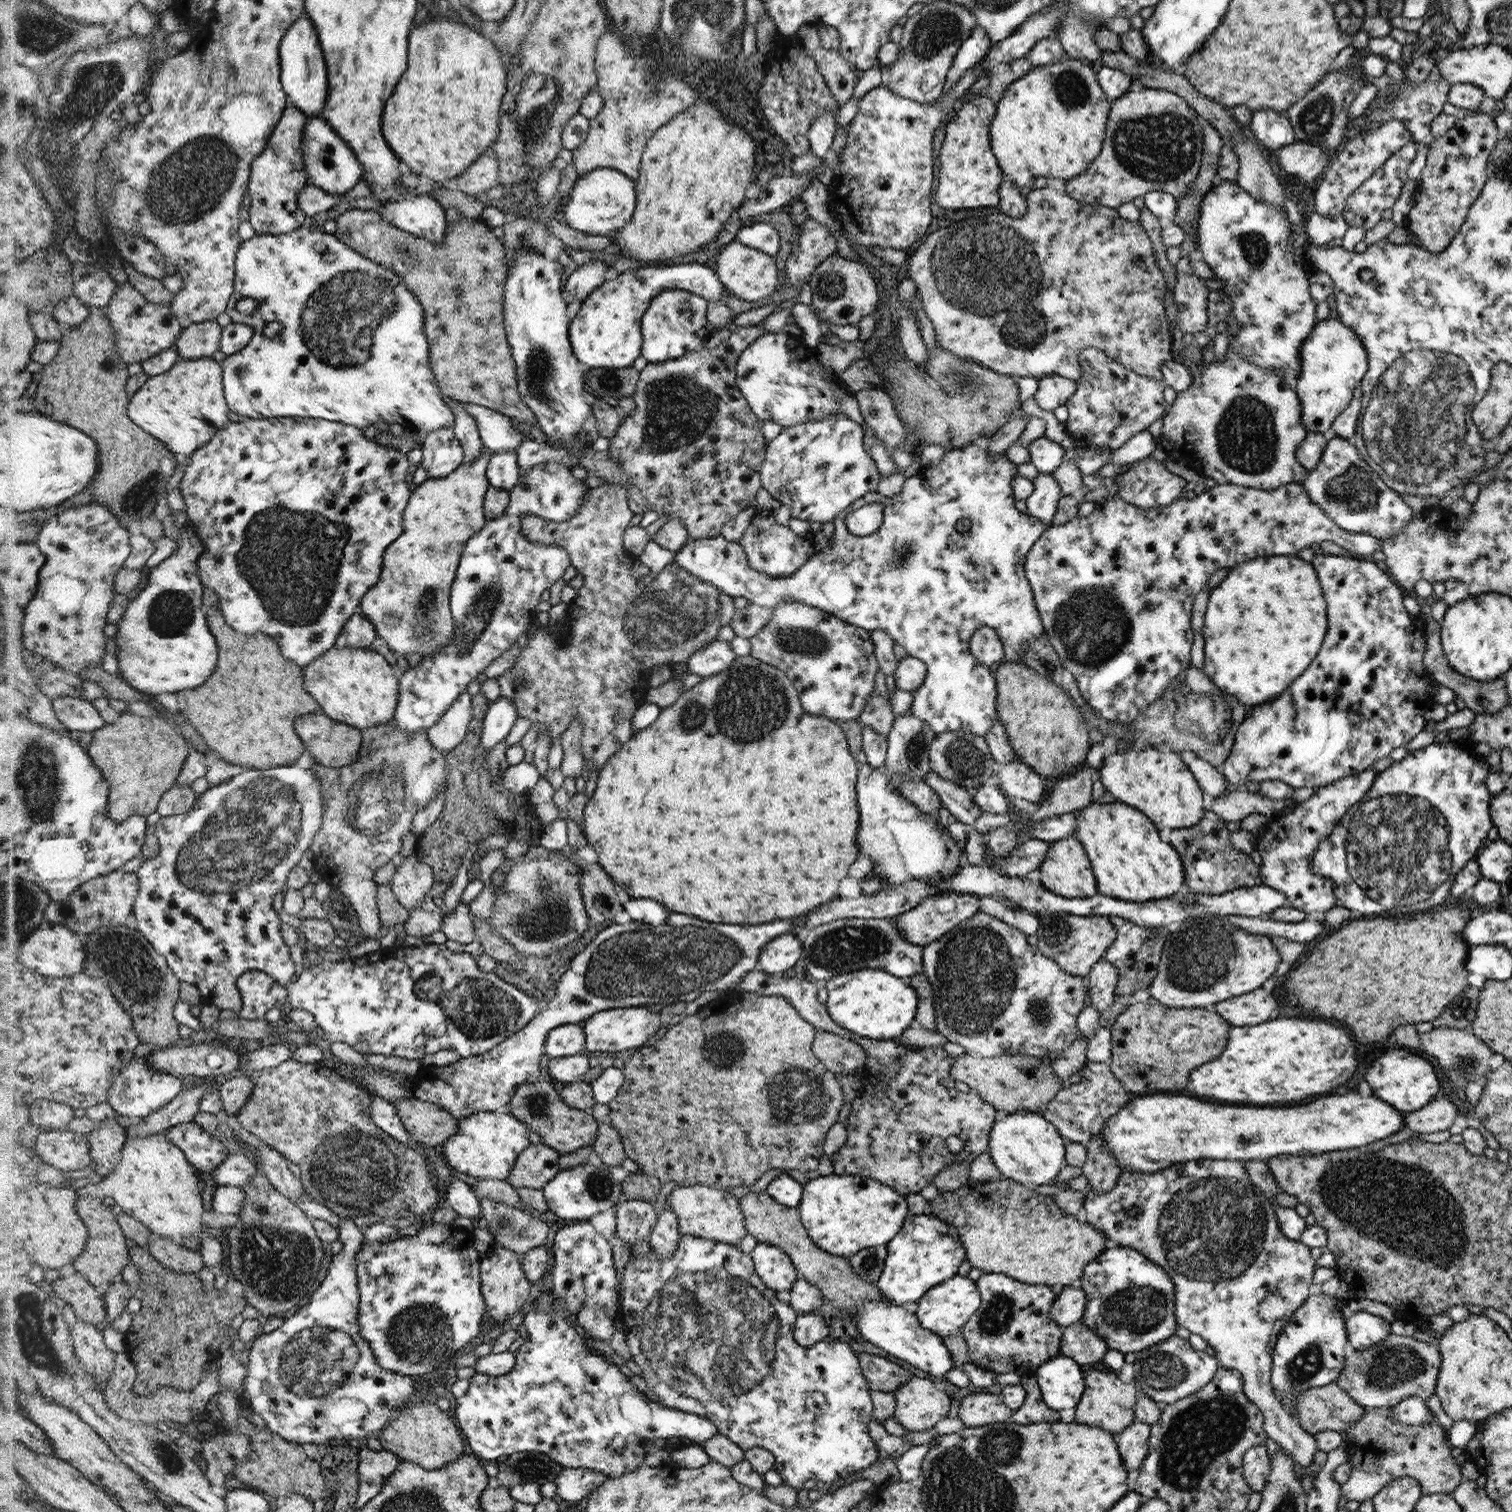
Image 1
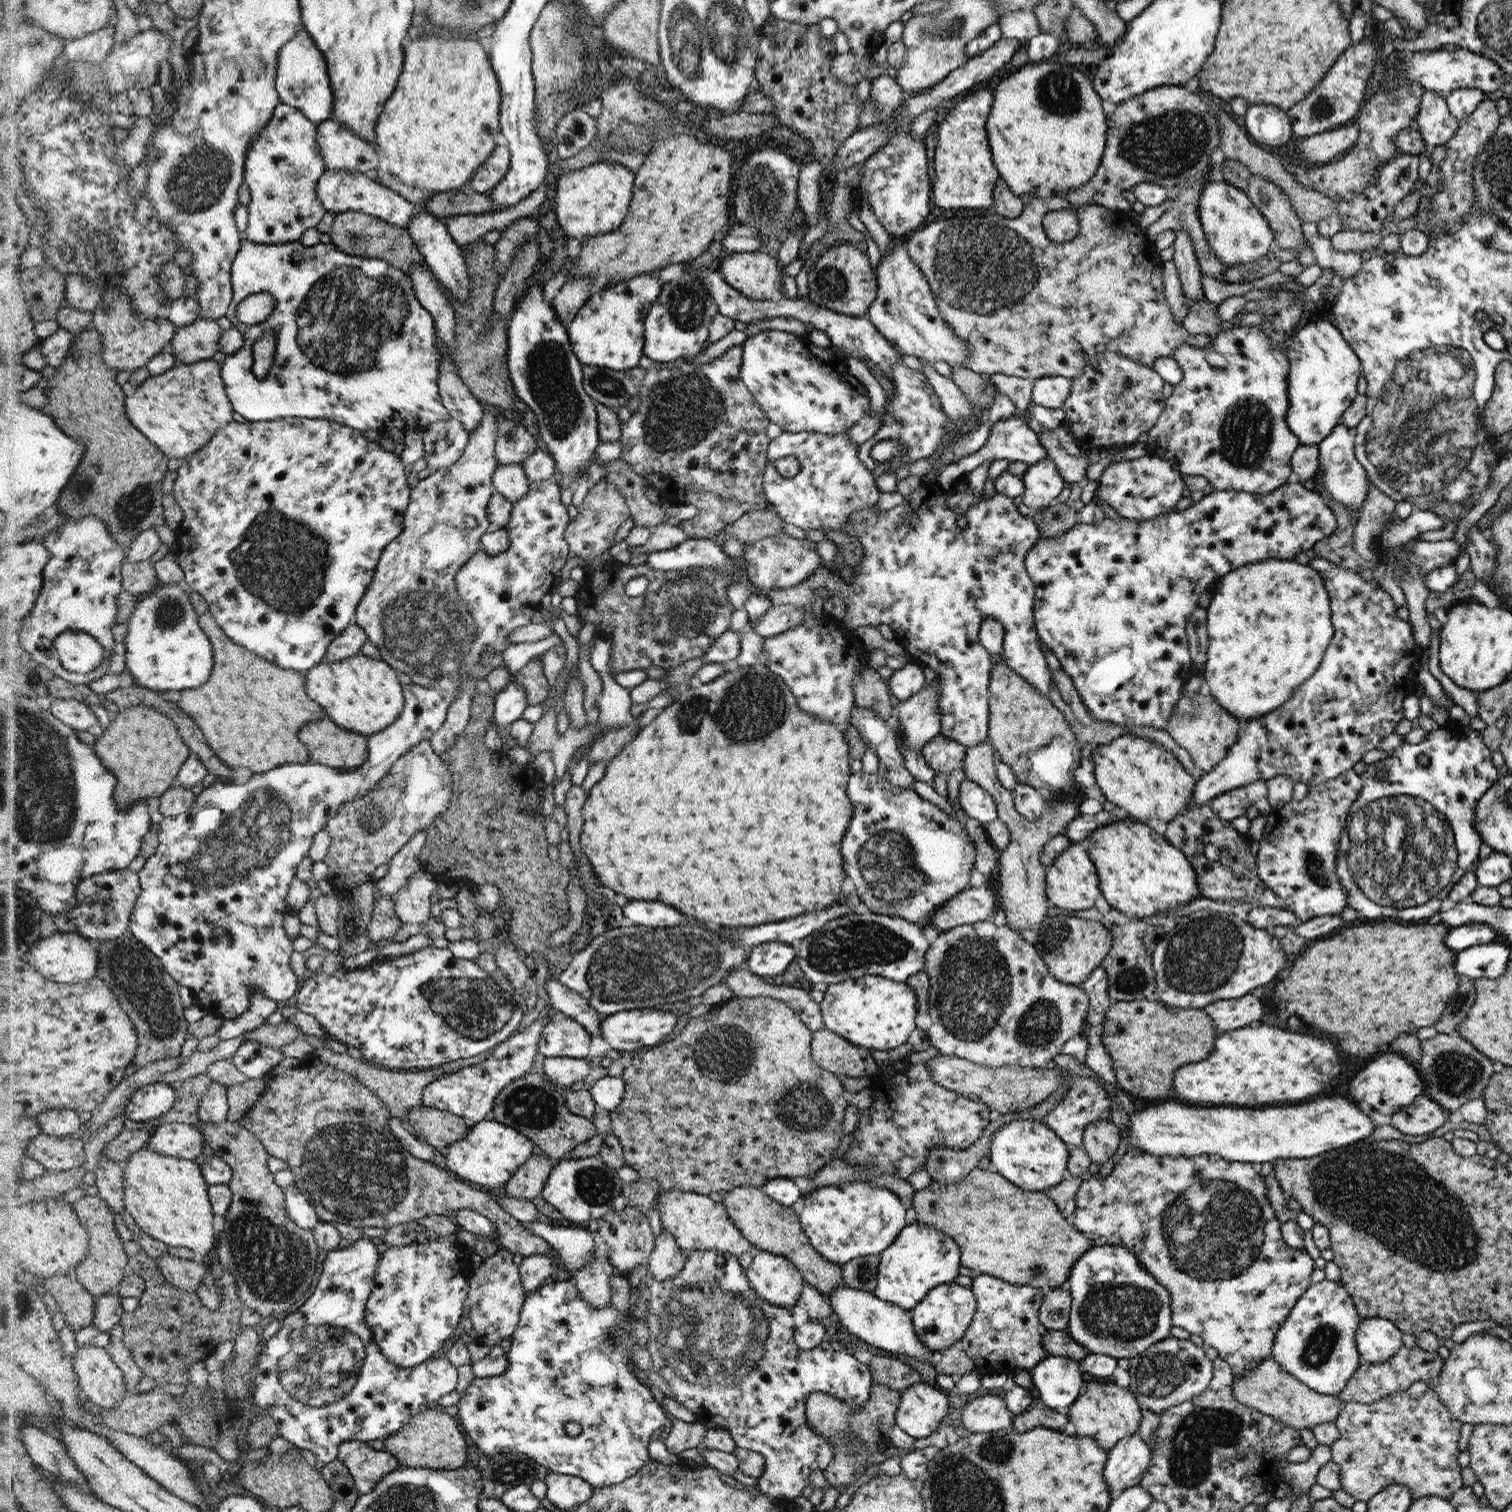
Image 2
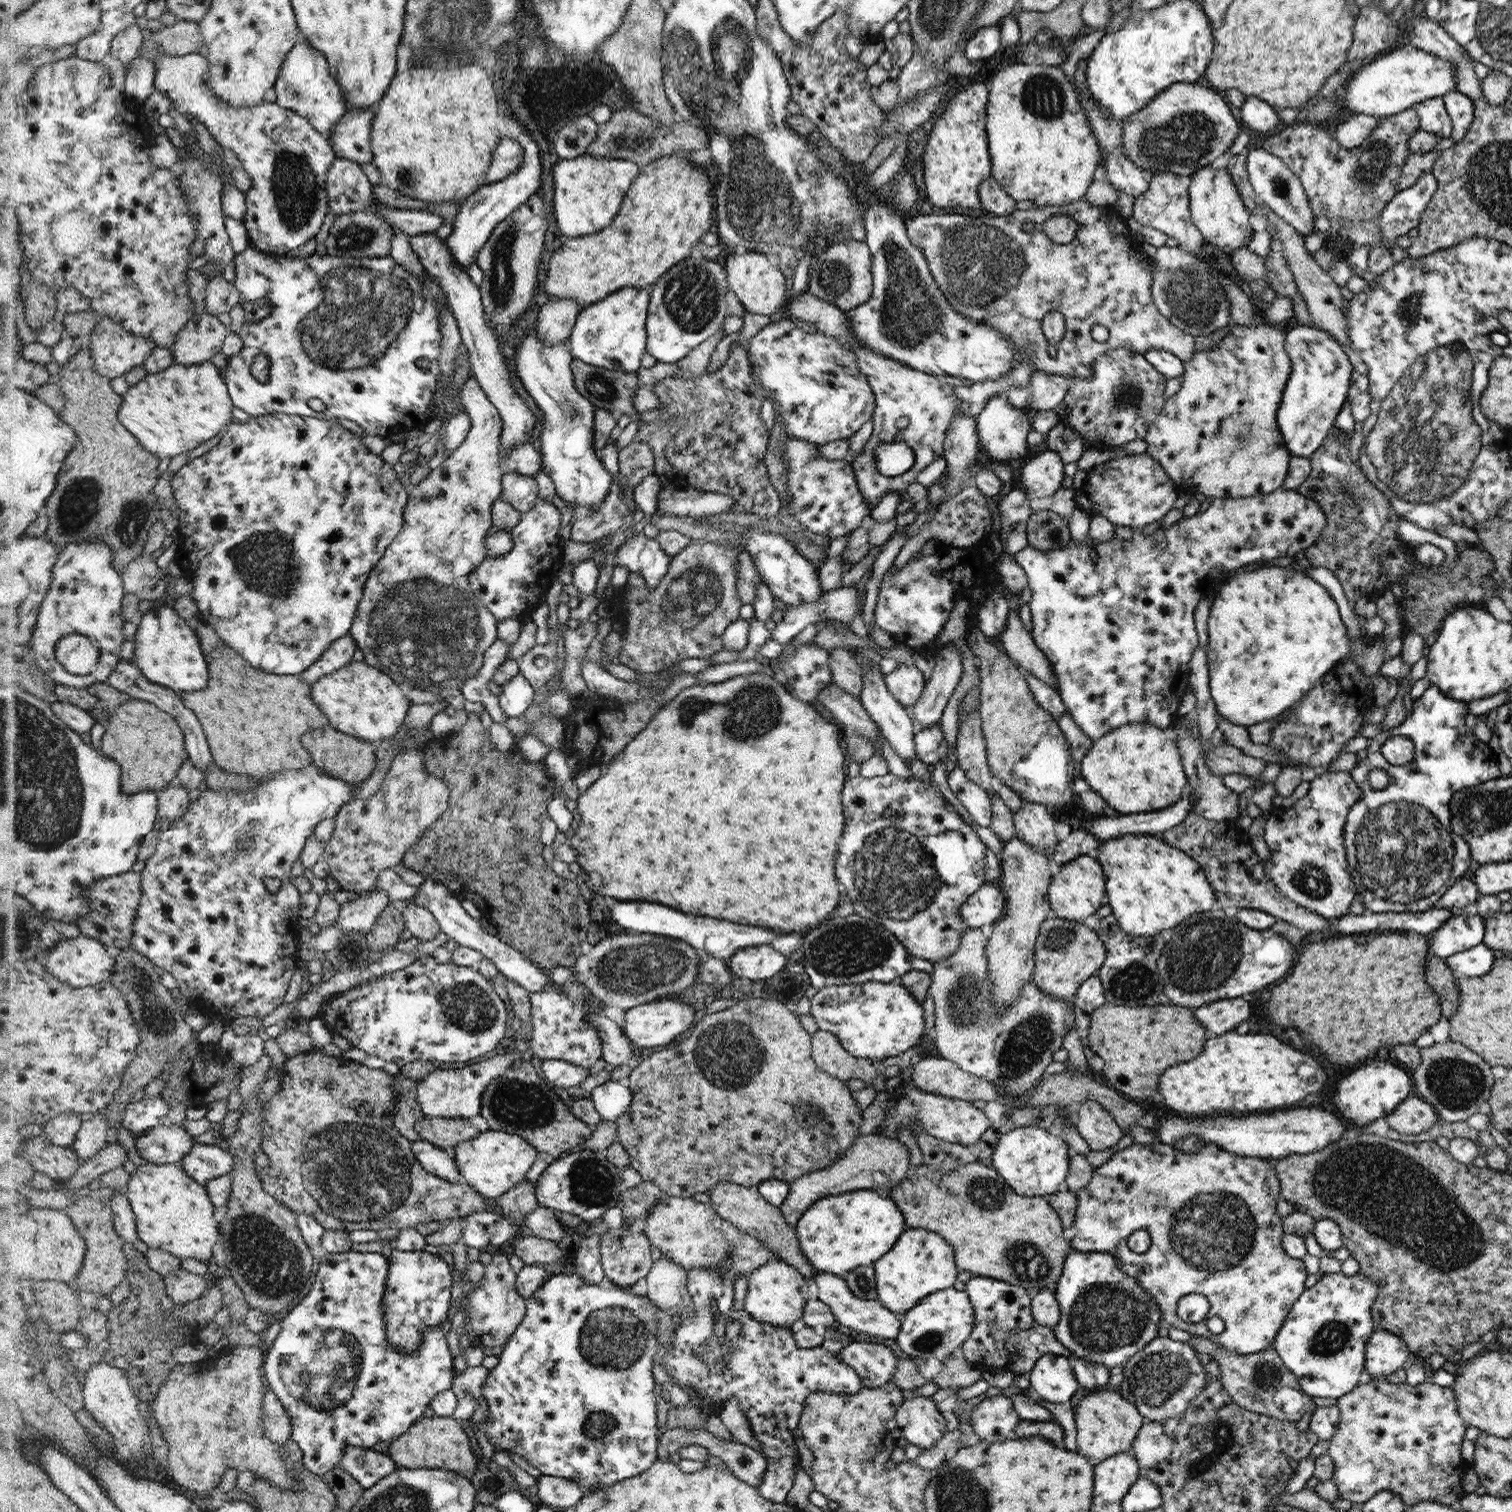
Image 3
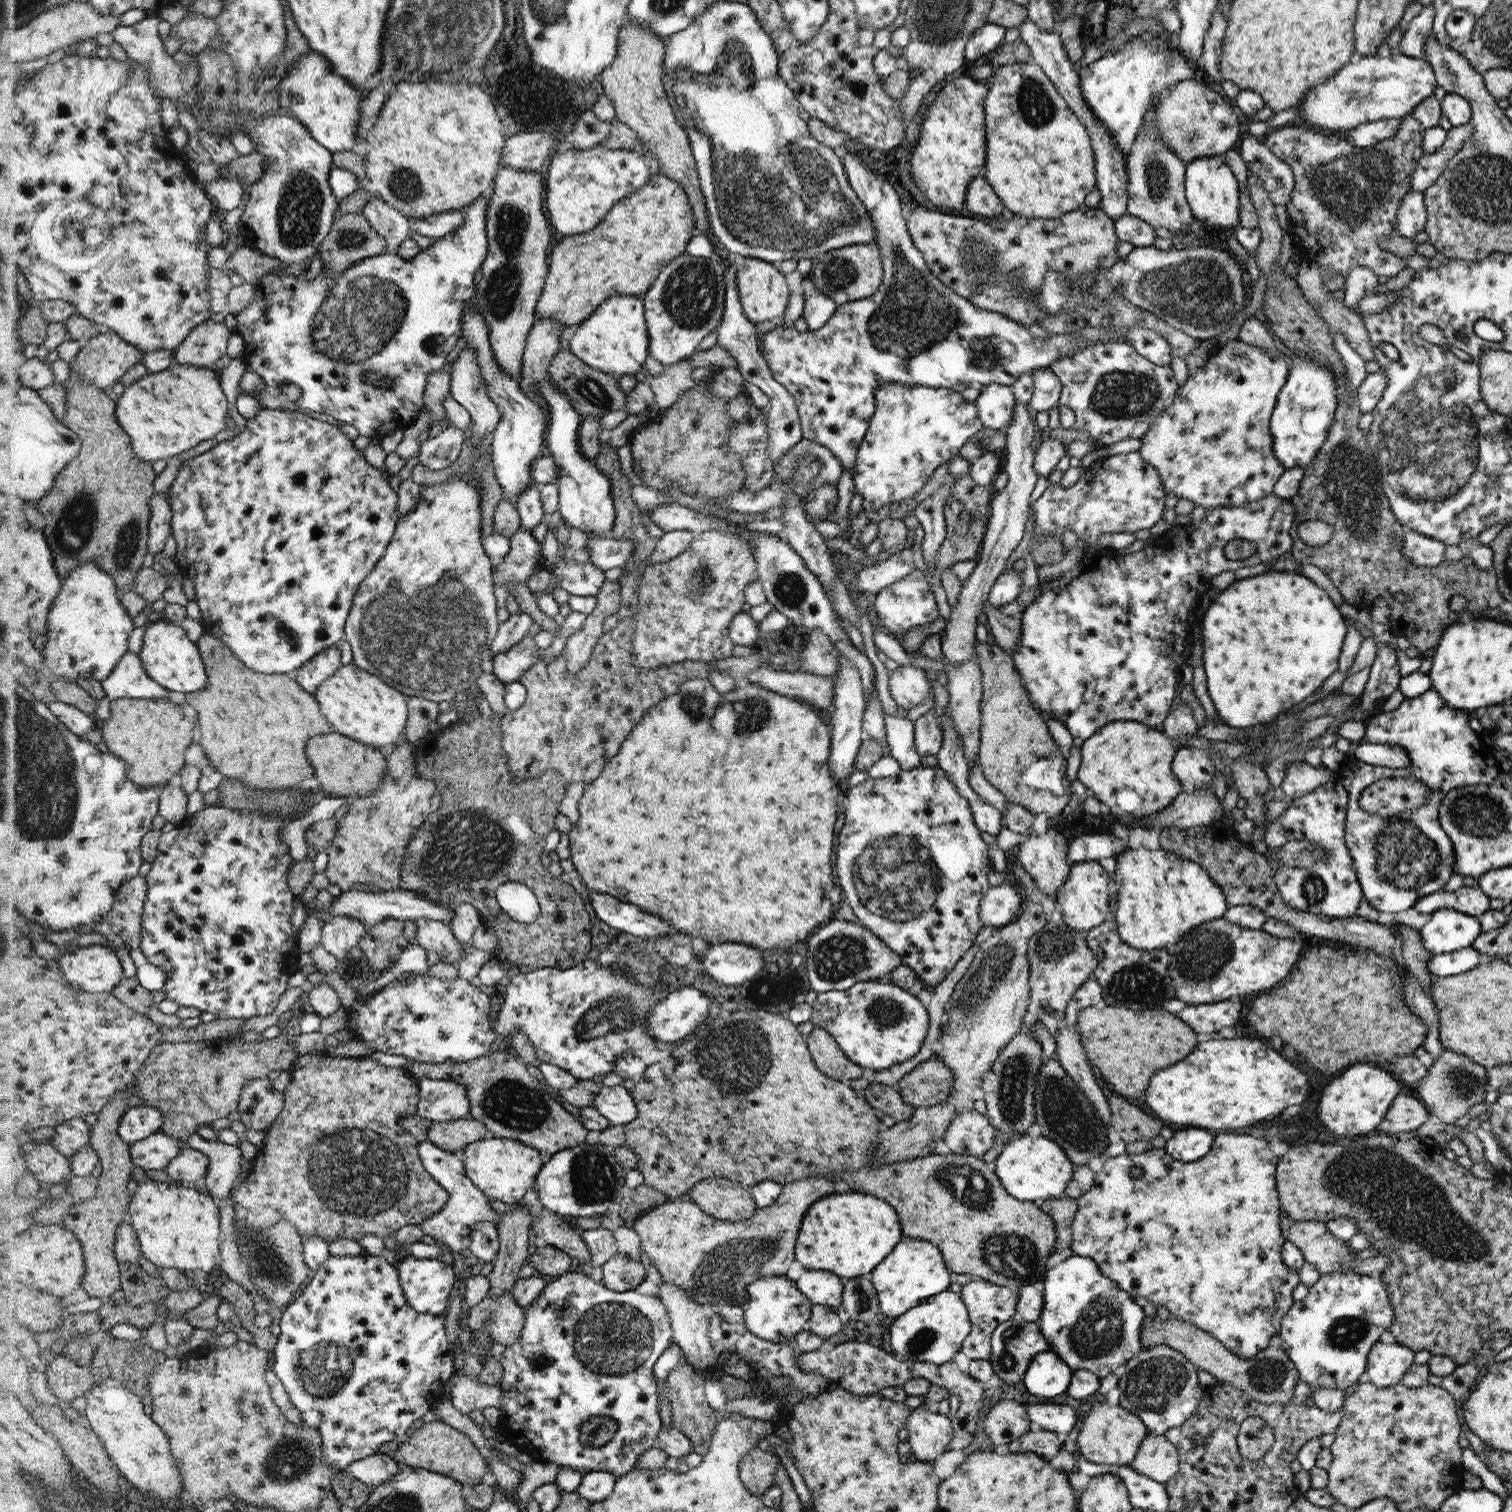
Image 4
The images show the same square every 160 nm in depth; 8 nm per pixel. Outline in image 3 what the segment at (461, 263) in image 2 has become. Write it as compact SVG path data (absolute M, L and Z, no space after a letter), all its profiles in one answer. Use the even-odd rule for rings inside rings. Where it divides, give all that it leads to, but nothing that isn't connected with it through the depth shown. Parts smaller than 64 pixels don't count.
M436 234L410 236L409 243L412 250L416 253L419 261L424 265L425 270L434 275L442 285L442 292L446 296L446 303L451 309L451 313L456 319L461 343L468 350L468 360L471 364L471 373L477 378L482 390L493 401L493 405L501 413L501 421L504 423L502 428L501 450L509 450L515 444L526 443L526 434L536 426L536 416L534 412L526 406L526 402L516 394L508 366L502 358L498 340L494 332L490 330L487 322L488 315L485 313L484 304L481 302L480 287L472 280L454 259L446 246L445 239L436 237Z

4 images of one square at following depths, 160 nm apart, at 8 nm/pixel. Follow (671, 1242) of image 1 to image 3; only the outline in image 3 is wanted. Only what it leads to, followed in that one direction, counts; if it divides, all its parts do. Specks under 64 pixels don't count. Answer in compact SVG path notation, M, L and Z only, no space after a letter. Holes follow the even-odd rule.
M662 1255L658 1261L653 1262L650 1272L646 1276L646 1284L648 1287L646 1296L667 1314L677 1314L685 1308L691 1308L691 1296L687 1289L687 1270L668 1261L668 1257Z

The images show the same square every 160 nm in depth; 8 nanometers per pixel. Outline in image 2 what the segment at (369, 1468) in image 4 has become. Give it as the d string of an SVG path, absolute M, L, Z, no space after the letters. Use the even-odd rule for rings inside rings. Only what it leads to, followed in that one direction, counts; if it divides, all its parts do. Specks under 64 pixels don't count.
M342 1443L338 1459L346 1465L361 1495L372 1493L386 1474L400 1467L399 1460L386 1450L372 1449L367 1443Z

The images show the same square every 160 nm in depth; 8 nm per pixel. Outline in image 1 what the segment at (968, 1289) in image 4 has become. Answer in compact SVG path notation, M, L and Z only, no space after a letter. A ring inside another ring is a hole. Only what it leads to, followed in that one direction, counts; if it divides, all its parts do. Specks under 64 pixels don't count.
M983 1272L975 1283L980 1291L981 1306L960 1330L965 1338L969 1361L974 1366L1002 1374L1012 1371L1035 1371L1049 1359L1061 1354L1061 1338L1064 1328L1058 1326L1049 1317L1049 1310L1056 1300L1058 1288L1020 1282L998 1272Z

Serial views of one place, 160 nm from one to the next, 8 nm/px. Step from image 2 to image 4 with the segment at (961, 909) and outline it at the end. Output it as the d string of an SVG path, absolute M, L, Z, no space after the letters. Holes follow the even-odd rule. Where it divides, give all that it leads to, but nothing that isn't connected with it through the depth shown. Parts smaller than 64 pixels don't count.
M1012 883L1000 886L992 886L983 896L981 905L981 919L985 926L995 928L1007 925L1014 921L1018 910L1025 902L1022 894Z

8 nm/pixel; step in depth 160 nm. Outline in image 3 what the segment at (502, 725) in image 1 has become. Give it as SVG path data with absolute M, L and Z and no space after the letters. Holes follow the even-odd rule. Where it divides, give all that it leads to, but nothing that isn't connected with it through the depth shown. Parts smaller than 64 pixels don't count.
M518 674L502 686L502 692L498 696L499 706L507 718L515 721L526 714L526 710L533 704L534 696L532 685L522 674Z

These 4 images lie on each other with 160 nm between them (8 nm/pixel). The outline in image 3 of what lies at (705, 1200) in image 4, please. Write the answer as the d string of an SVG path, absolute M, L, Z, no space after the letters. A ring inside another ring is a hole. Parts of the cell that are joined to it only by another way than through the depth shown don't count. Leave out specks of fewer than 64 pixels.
M724 1182L715 1185L707 1194L710 1196L710 1204L718 1215L742 1229L746 1234L754 1235L764 1241L768 1246L767 1249L774 1252L778 1259L801 1271L808 1279L813 1278L818 1272L818 1270L814 1272L813 1264L810 1264L805 1252L802 1252L795 1227L790 1226L779 1207L766 1202L756 1188Z

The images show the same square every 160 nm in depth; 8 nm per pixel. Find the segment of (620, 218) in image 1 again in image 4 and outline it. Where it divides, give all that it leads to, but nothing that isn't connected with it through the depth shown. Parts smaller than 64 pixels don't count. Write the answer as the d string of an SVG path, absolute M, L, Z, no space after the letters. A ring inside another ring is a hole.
M600 143L591 149L560 149L552 158L552 164L548 168L548 194L546 194L546 208L552 216L554 231L566 236L582 234L596 229L605 220L609 212L618 202L628 199L630 195L638 193L642 187L648 185L650 172L646 162L647 158L640 151L613 149Z

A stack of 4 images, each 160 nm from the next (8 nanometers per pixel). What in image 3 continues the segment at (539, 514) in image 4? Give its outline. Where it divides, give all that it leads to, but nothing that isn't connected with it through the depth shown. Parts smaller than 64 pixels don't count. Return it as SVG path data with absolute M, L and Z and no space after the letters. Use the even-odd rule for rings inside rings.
M508 473L503 475L501 494L518 512L532 510L540 497L540 486L531 475Z

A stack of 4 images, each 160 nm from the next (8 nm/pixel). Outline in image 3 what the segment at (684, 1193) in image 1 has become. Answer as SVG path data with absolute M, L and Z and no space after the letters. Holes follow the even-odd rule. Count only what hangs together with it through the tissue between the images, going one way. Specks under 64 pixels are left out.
M669 1195L664 1196L659 1200L656 1206L649 1212L646 1217L646 1225L643 1233L649 1238L650 1244L662 1251L662 1255L668 1257L668 1261L678 1264L685 1268L687 1271L691 1268L722 1268L723 1275L727 1282L737 1278L737 1276L748 1276L757 1268L761 1268L769 1261L780 1260L774 1252L767 1249L767 1244L761 1241L754 1235L746 1234L726 1219L723 1219L716 1213L710 1203L702 1203L694 1200L694 1198L681 1198L672 1197Z

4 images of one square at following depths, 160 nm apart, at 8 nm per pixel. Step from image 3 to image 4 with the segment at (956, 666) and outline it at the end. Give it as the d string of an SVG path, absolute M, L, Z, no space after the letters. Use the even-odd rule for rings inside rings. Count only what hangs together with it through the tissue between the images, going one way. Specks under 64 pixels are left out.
M1015 402L1013 421L1005 430L1006 466L1004 466L1004 472L1008 474L1008 483L1002 491L995 492L990 501L986 536L981 544L977 565L961 588L959 601L952 608L950 621L946 626L946 635L942 638L941 650L949 661L948 664L954 664L954 666L964 664L968 658L972 657L974 646L977 643L975 634L977 618L983 610L983 602L989 597L990 589L993 588L997 578L1005 572L1006 560L1010 558L1010 554L1020 544L1026 532L1026 521L1031 510L1030 494L1038 478L1034 468L1036 450L1032 443L1039 434L1036 421L1030 417L1028 407L1029 403Z

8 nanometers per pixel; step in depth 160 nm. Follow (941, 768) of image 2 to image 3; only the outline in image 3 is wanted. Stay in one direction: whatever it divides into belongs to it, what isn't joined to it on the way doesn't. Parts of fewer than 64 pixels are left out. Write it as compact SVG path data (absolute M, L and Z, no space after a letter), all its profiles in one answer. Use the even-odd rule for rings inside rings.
M938 724L930 728L916 729L914 742L916 756L927 765L935 766L948 751L948 743Z

